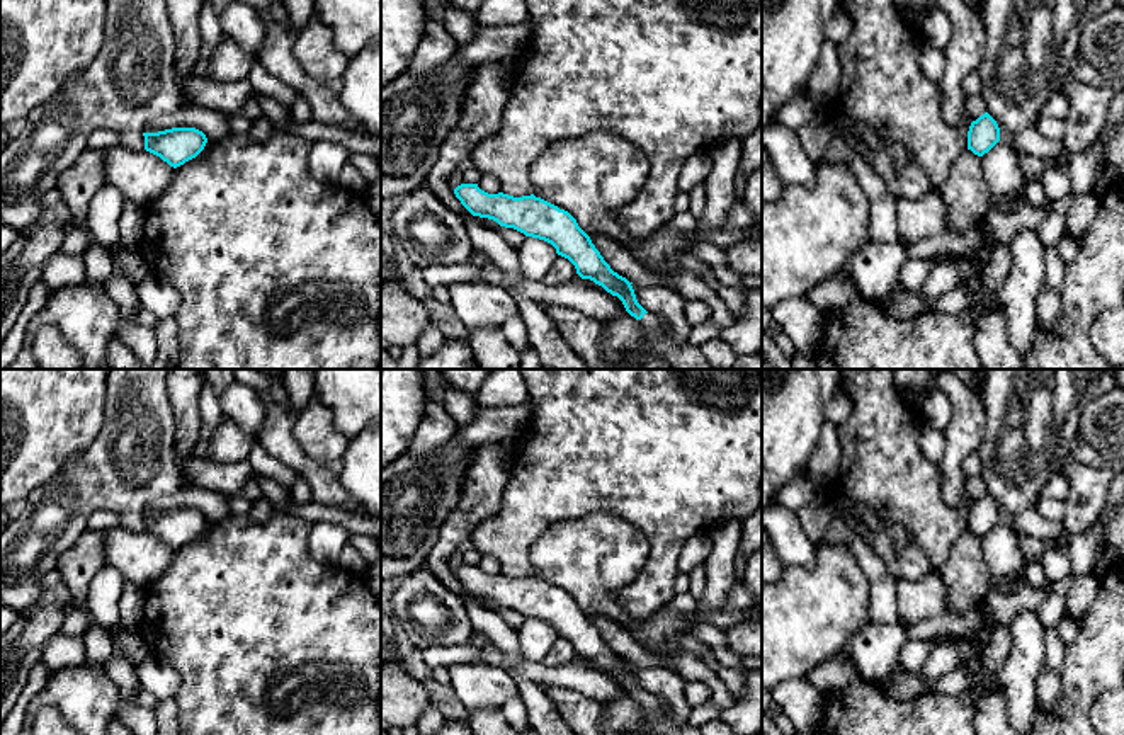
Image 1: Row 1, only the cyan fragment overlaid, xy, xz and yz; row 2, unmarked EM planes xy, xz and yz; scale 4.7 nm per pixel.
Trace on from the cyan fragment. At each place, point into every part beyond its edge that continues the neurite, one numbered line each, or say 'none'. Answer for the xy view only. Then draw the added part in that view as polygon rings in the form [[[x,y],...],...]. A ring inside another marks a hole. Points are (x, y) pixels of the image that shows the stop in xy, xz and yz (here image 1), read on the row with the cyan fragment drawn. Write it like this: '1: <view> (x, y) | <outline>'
none

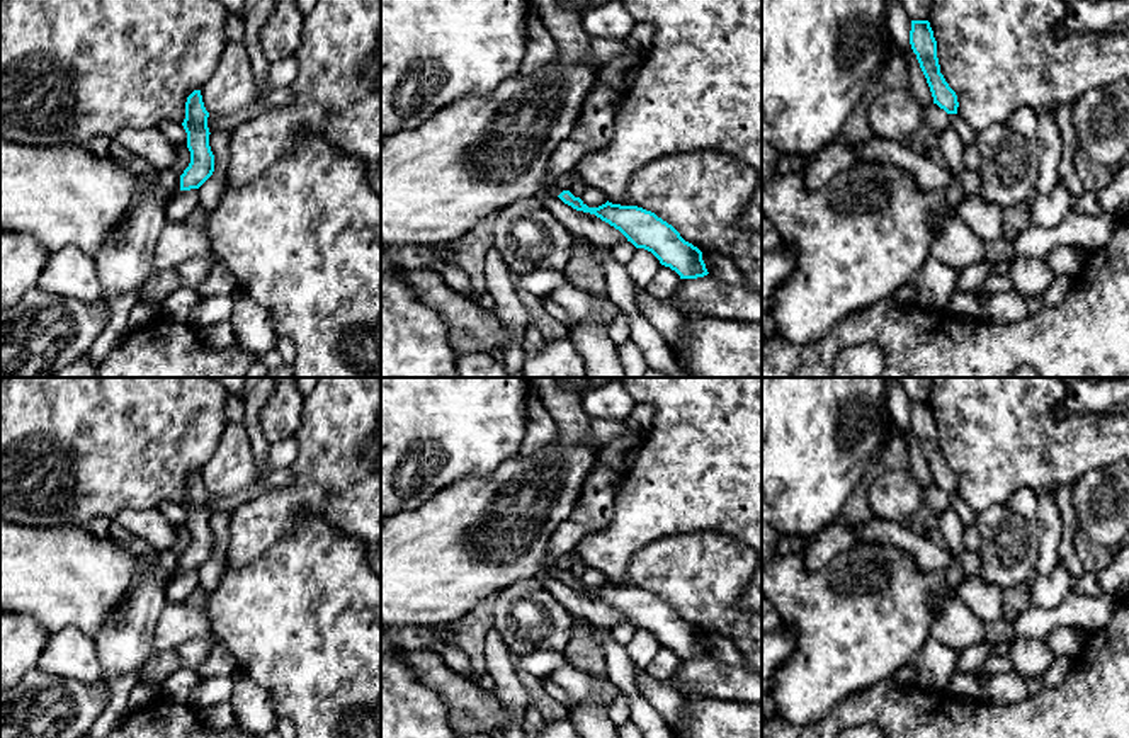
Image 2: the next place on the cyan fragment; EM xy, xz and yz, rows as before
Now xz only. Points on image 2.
1: xz (471, 158) | [[[561,0],[527,2],[530,14],[542,20],[556,43],[558,54],[551,63],[534,73],[517,71],[485,95],[459,99],[417,128],[381,134],[381,248],[452,243],[517,199],[539,196],[542,189],[554,196],[563,192],[544,184],[549,160],[573,131],[582,104],[600,77],[599,68],[587,61],[592,37],[583,29],[583,14]]]

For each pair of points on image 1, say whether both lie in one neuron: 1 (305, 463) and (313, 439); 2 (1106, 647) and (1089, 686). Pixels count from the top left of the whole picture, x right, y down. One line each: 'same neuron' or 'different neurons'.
1: different neurons
2: same neuron

